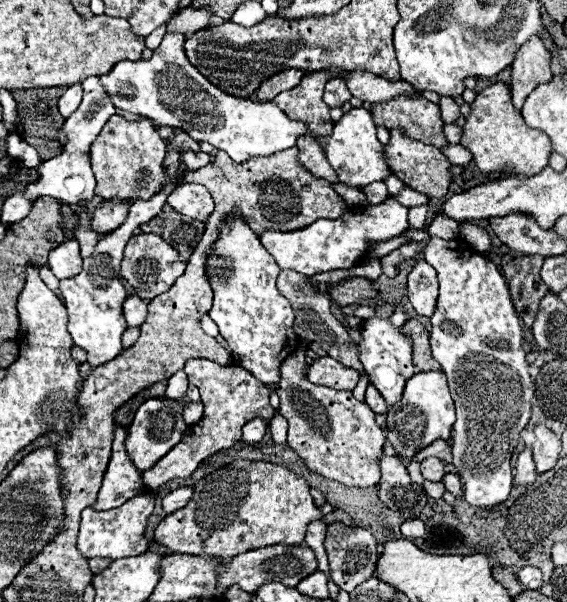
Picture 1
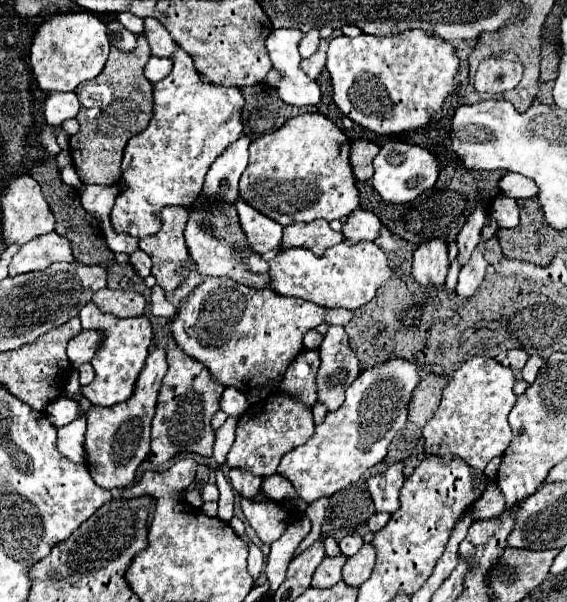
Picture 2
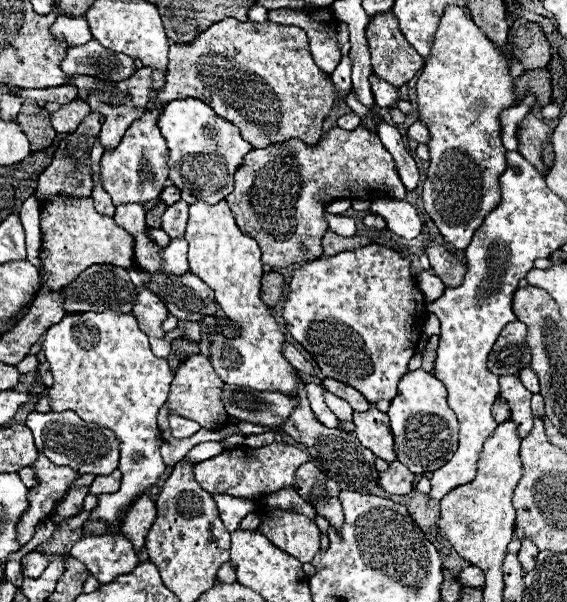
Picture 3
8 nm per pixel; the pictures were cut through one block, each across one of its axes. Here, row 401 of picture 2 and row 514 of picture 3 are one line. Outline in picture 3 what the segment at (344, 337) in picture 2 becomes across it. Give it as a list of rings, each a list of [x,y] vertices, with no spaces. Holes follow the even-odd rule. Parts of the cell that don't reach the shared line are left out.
[[[306,462],[302,464],[302,468],[298,468],[294,490],[302,498],[306,498],[314,506],[314,510],[330,522],[332,528],[342,528],[344,514],[338,500],[340,488],[334,480],[324,476],[312,462]]]

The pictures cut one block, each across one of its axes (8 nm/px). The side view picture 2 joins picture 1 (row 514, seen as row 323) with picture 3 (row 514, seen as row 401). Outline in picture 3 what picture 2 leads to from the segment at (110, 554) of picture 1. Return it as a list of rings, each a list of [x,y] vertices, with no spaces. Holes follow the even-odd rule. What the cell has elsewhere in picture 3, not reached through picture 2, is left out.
[[[114,310],[66,316],[48,328],[42,350],[54,376],[52,388],[62,388],[62,410],[74,410],[82,420],[114,430],[122,442],[122,486],[112,498],[98,498],[98,506],[89,518],[116,528],[120,526],[124,508],[144,496],[166,470],[158,452],[164,438],[160,436],[156,418],[166,402],[174,372],[168,368],[166,358],[152,354],[148,336],[140,330],[138,320],[132,314]]]

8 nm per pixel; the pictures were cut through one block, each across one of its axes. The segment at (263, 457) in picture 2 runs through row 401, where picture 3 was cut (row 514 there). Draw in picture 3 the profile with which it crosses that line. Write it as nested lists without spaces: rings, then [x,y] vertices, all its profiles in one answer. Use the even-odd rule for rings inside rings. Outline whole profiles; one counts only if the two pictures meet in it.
[[[260,510],[260,516],[262,526],[258,532],[262,532],[274,546],[300,562],[314,560],[320,550],[320,530],[310,518],[288,510]]]

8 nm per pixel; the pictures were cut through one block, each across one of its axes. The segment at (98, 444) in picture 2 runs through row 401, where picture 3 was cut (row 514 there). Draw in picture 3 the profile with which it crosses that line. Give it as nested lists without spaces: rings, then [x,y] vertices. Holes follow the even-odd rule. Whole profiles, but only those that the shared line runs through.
[[[142,496],[126,510],[126,516],[120,524],[120,532],[140,552],[144,546],[144,538],[146,538],[150,526],[154,524],[154,520],[156,520],[156,504],[148,496]]]

